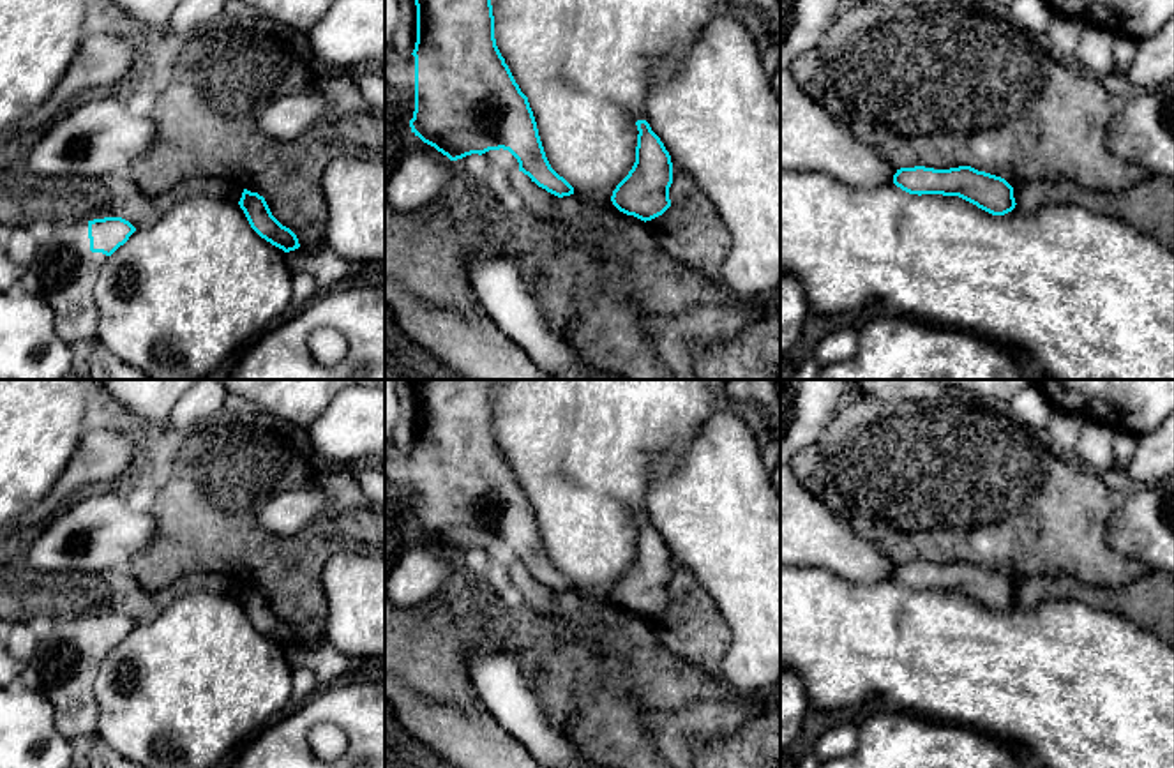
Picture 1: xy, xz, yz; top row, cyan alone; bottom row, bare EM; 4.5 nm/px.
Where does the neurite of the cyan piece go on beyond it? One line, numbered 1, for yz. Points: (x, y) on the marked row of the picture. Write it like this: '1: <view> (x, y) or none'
1: none

